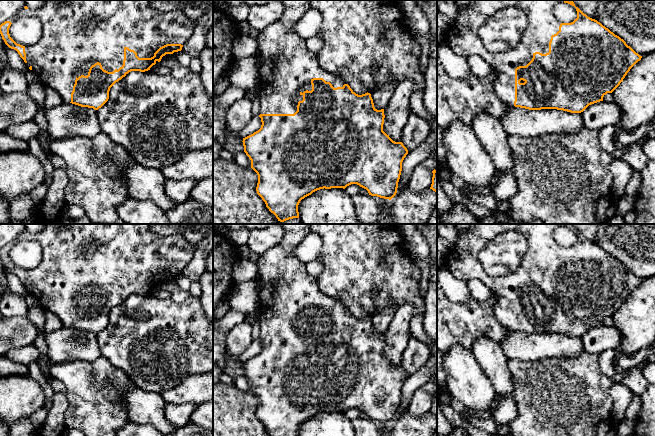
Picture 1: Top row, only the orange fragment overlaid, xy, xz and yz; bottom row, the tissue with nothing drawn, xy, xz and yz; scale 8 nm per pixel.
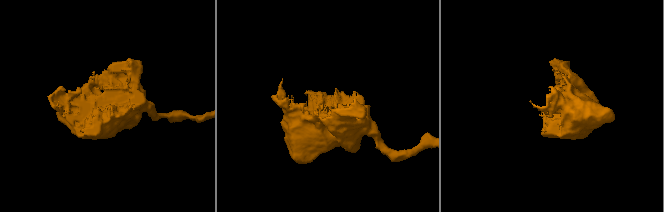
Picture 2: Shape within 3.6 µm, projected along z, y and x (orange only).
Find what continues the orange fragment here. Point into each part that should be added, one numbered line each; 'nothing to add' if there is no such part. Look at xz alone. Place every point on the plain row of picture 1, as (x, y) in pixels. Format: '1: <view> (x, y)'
1: xz (287, 290)

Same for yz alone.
1: yz (462, 261)

